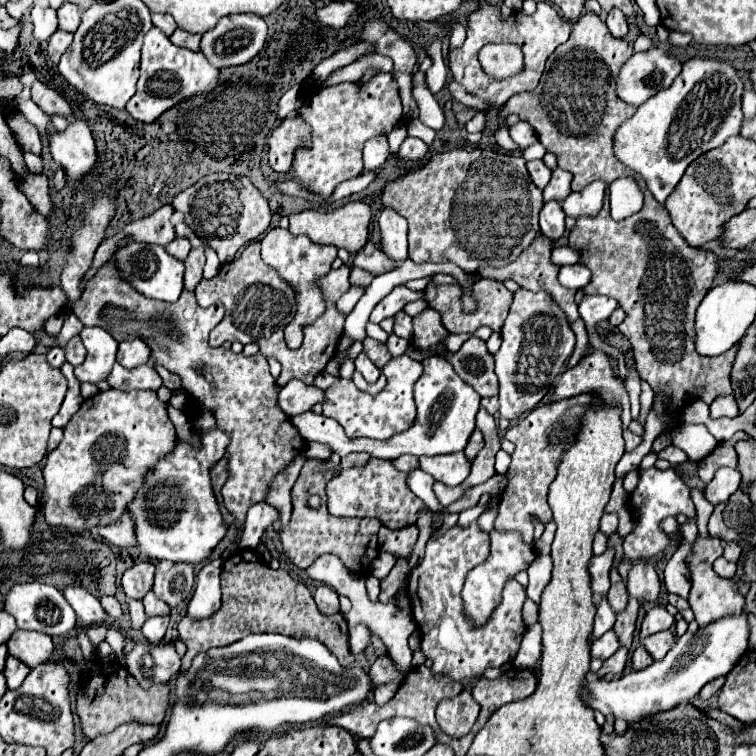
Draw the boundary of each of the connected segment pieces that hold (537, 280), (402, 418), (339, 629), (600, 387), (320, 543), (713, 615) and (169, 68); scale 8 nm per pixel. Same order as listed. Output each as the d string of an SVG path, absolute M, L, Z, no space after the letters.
M537 236L537 238L533 240L533 244L531 244L513 264L505 266L505 268L479 268L479 274L481 274L483 278L493 278L493 280L499 280L499 282L505 282L505 280L511 278L511 280L515 280L519 286L523 286L523 288L527 288L527 290L533 290L533 292L545 290L545 292L549 292L551 298L553 298L553 300L561 306L561 310L565 312L569 324L573 324L573 320L579 318L577 302L575 302L575 290L569 290L569 288L565 288L565 286L561 286L561 284L557 282L557 270L559 270L559 266L551 264L551 260L549 260L549 258L551 258L551 250L553 250L553 242L551 242L549 238L545 238L545 236Z
M405 354L393 358L385 368L383 374L387 376L387 386L377 394L365 394L355 388L351 380L339 378L329 390L327 390L327 402L323 404L323 414L339 420L339 424L345 428L349 438L377 438L387 440L399 432L405 432L415 422L415 402L413 402L413 384L421 376L423 366L417 360L409 360Z
M239 550L225 560L221 590L223 604L213 616L205 620L191 620L185 616L179 622L179 636L187 644L187 654L181 666L183 670L189 668L193 656L199 652L209 650L211 646L227 646L251 632L281 632L287 636L317 638L339 658L343 666L349 666L355 660L349 650L349 628L345 616L319 614L309 588L303 582L293 580L287 570L269 568L257 550Z
M591 348L589 354L585 354L585 356L577 362L577 366L567 368L567 370L557 378L555 388L553 388L553 398L555 398L555 400L571 398L571 396L577 396L577 394L581 394L581 392L597 392L597 394L603 394L603 396L605 396L605 402L615 402L615 406L621 408L625 452L633 452L633 450L641 444L641 436L635 436L635 434L629 430L631 412L629 412L629 396L627 396L627 390L615 382L613 372L611 372L611 366L609 366L609 360L607 360L607 354L601 352L601 350L597 350L597 348Z
M309 458L291 490L293 496L293 516L287 526L281 526L281 542L283 542L283 552L293 560L295 566L307 568L311 560L317 560L321 554L335 554L341 558L345 568L353 574L367 576L371 572L371 564L379 554L379 542L377 542L377 532L381 528L379 520L371 518L337 518L331 516L325 508L325 500L319 508L311 508L307 504L311 494L319 494L321 498L325 496L325 482L331 480L333 472L325 470L321 472L319 462Z
M697 538L693 554L689 558L691 564L691 594L689 604L695 612L695 620L701 628L711 624L711 620L721 620L723 616L739 616L745 608L745 598L737 590L737 578L743 578L743 560L739 562L739 570L733 578L719 578L713 572L713 562L723 554L723 542L719 538Z
M153 26L143 42L141 78L137 82L137 92L127 102L125 110L141 122L155 122L165 110L179 104L181 100L195 94L209 94L217 82L221 82L219 70L211 66L201 52L191 52L171 44L171 40L159 28Z

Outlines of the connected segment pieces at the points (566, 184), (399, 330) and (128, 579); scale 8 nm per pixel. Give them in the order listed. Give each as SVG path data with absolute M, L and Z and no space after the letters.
M553 170L553 176L551 176L551 182L545 186L543 190L543 200L555 200L555 202L563 202L569 194L571 194L571 172L567 170Z
M403 310L397 312L397 314L395 314L395 326L393 326L393 332L395 332L397 336L409 340L409 338L411 338L411 330L413 330L413 328L411 328L411 316L405 314Z
M149 560L139 562L133 568L125 570L121 584L123 584L123 590L125 590L127 598L143 600L143 596L153 586L153 576L155 576L155 564L149 562Z

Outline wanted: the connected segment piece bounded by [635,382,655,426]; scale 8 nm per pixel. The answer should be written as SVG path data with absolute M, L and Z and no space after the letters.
M643 382L643 392L641 392L641 412L639 412L639 418L635 420L635 422L639 422L641 426L645 424L645 420L647 420L647 414L649 414L649 410L651 410L651 406L653 406L653 390L651 390L651 386L647 384L647 382Z

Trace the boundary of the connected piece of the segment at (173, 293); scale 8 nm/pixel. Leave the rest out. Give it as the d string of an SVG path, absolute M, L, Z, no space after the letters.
M125 240L125 246L121 246L113 256L111 262L117 266L117 272L123 280L127 280L137 292L141 292L147 298L157 298L165 302L175 302L179 294L183 292L183 262L173 258L165 252L163 246L157 244L143 244L135 240Z

